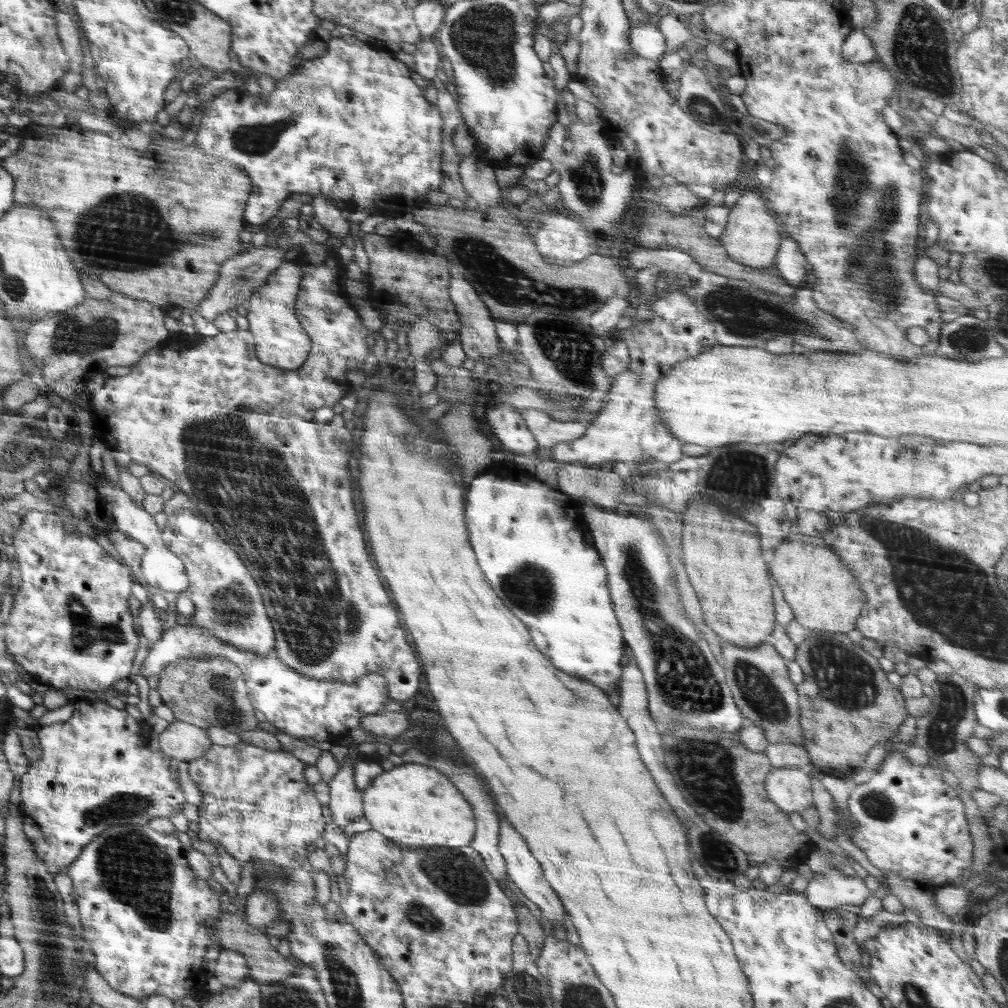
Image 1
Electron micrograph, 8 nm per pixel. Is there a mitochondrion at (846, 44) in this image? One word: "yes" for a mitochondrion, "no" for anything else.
no

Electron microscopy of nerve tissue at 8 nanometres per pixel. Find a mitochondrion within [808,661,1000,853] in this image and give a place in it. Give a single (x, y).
(942, 729)

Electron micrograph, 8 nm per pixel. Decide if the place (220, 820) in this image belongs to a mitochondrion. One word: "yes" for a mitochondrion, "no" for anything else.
no

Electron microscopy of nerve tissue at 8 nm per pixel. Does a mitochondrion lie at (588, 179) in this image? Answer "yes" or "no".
yes

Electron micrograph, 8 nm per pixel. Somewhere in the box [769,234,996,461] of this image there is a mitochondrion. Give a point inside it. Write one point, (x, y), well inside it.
(969, 339)

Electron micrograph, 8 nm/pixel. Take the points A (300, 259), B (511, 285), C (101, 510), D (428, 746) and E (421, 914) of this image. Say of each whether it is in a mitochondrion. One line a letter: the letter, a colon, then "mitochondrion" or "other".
A: other
B: mitochondrion
C: other
D: other
E: mitochondrion

